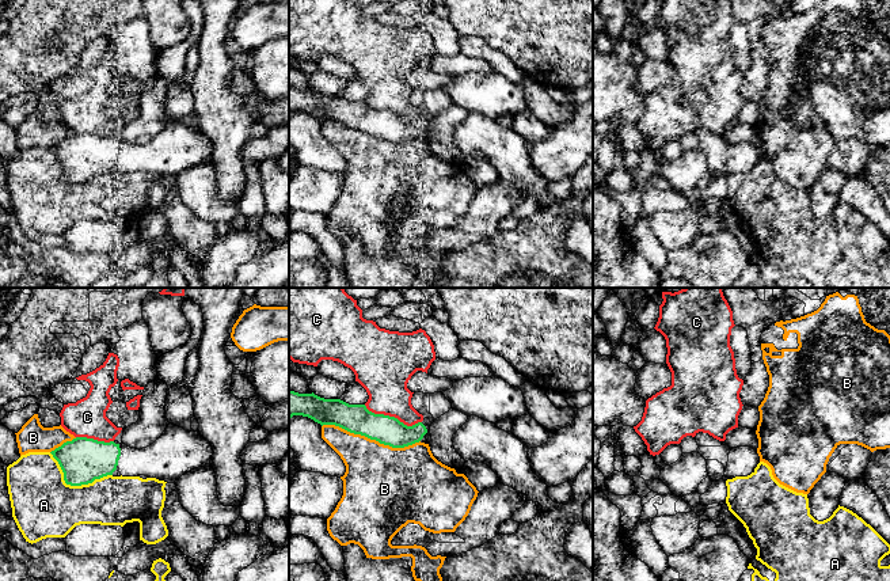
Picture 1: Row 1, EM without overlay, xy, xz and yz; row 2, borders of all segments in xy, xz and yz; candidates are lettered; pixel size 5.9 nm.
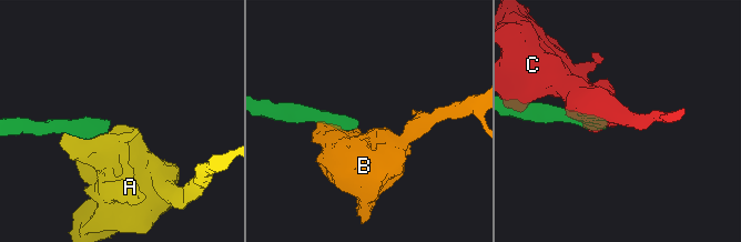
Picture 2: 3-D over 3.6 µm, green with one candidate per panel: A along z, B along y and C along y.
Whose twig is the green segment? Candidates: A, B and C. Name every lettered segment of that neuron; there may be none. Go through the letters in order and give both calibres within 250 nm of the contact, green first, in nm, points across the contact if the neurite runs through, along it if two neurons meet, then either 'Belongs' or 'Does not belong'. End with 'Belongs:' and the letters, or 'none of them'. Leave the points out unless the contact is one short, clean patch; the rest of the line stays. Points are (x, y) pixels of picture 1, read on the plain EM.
A: Thickness 260 nm (green) against 380 nm. Does not belong
B: Thickness 180 nm (green) against 420 nm. Does not belong
C: Thickness 180 nm (green) against 280 nm. Does not belong
Belongs: none of them

